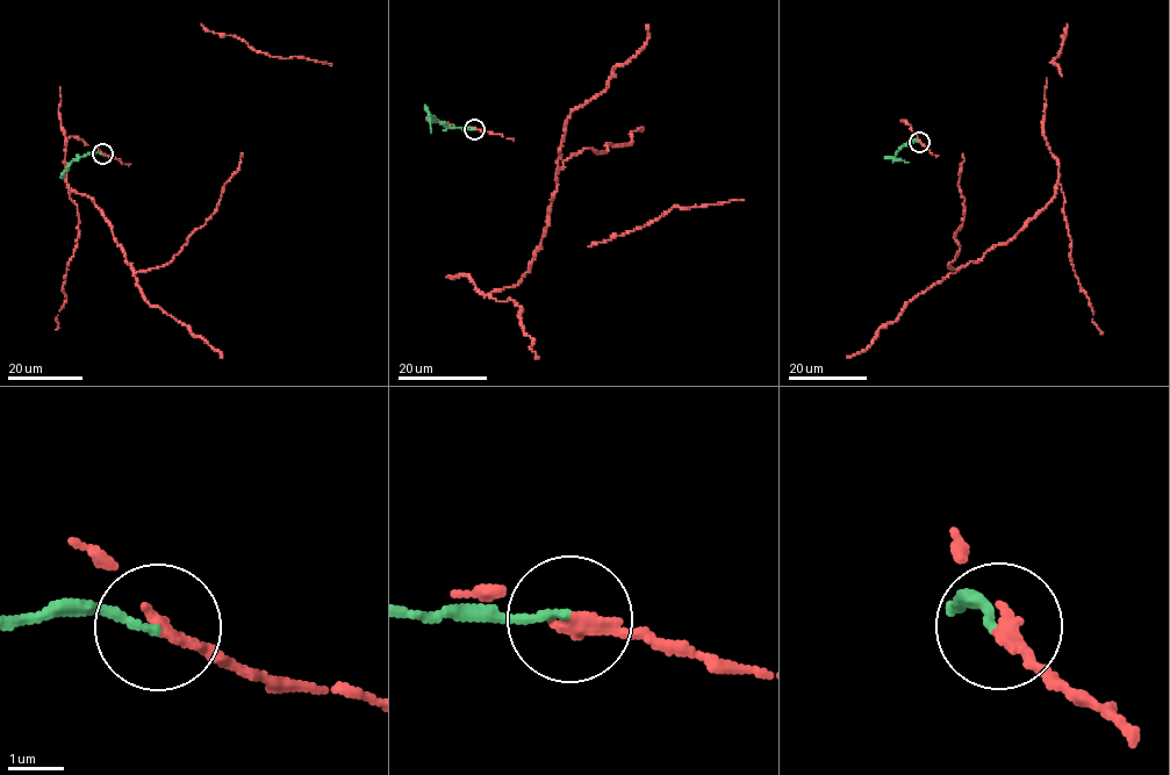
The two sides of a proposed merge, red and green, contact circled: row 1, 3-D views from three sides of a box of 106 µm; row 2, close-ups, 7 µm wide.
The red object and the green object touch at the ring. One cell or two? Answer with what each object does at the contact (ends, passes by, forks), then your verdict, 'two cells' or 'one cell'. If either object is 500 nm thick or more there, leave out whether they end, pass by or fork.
red passes by; green ends there; two cells

